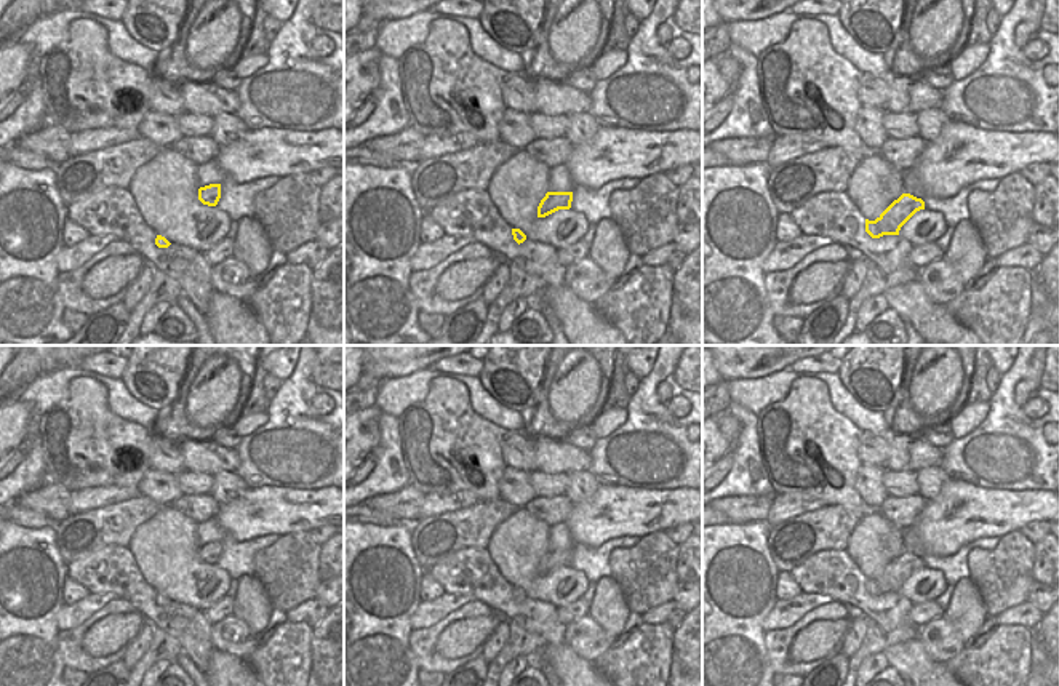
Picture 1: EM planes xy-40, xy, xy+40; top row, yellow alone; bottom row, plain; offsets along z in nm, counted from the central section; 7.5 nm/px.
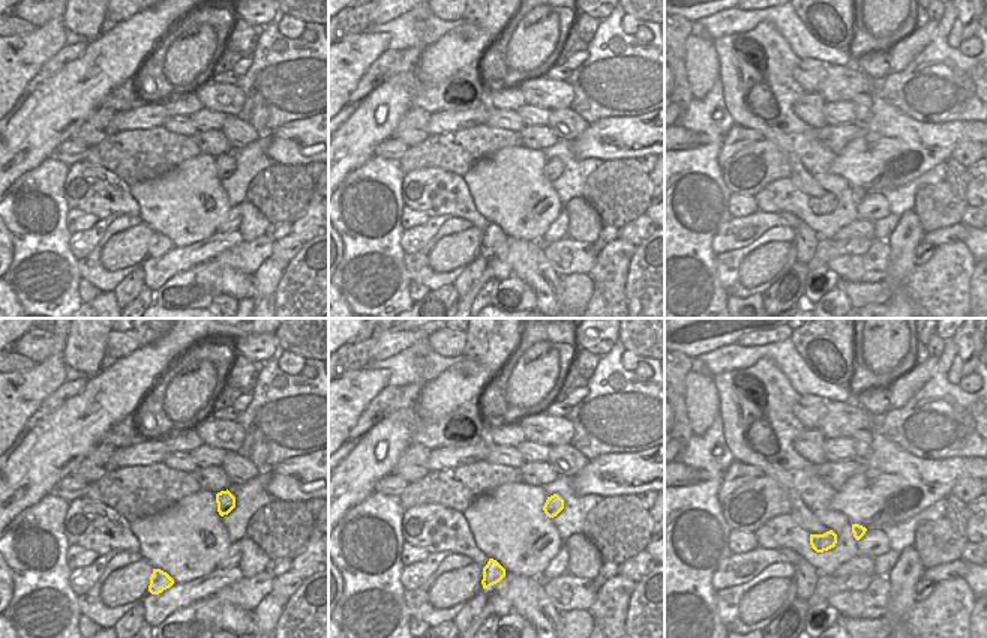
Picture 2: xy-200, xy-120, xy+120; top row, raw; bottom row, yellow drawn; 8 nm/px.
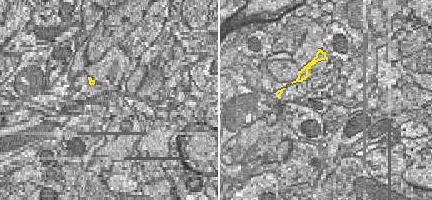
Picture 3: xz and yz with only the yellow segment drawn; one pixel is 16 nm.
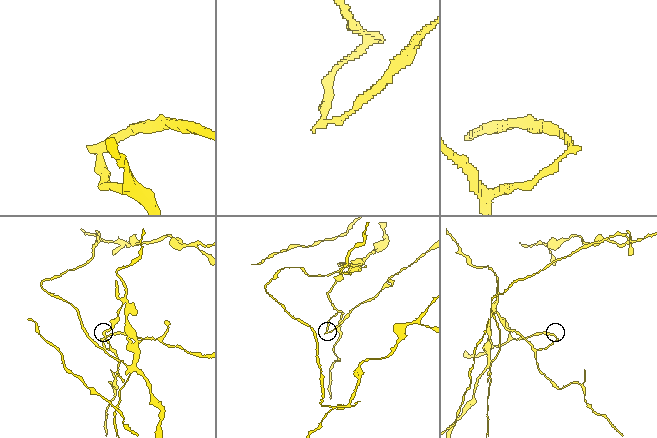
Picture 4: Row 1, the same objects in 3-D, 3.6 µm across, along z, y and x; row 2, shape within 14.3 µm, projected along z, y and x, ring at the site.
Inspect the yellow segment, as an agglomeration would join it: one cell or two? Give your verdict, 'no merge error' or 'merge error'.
merge error

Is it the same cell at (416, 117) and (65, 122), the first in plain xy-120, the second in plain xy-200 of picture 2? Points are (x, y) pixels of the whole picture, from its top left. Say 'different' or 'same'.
different

